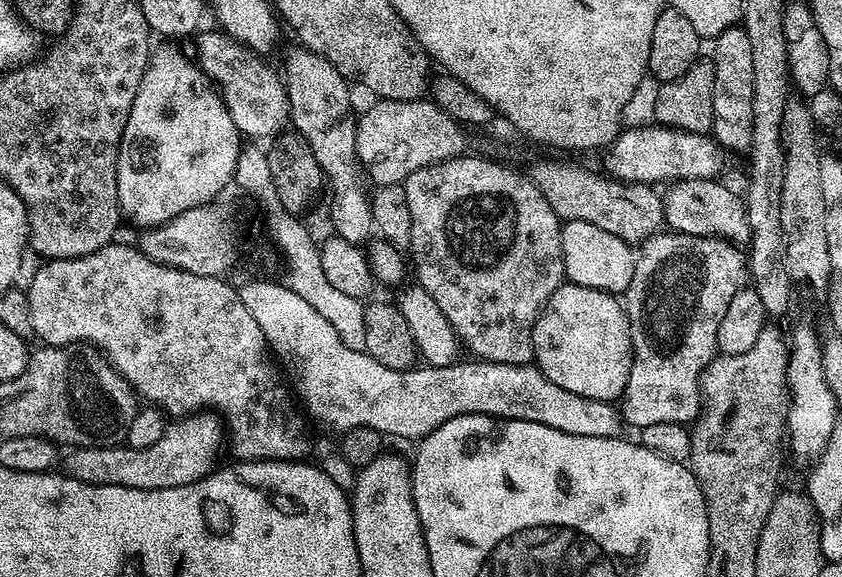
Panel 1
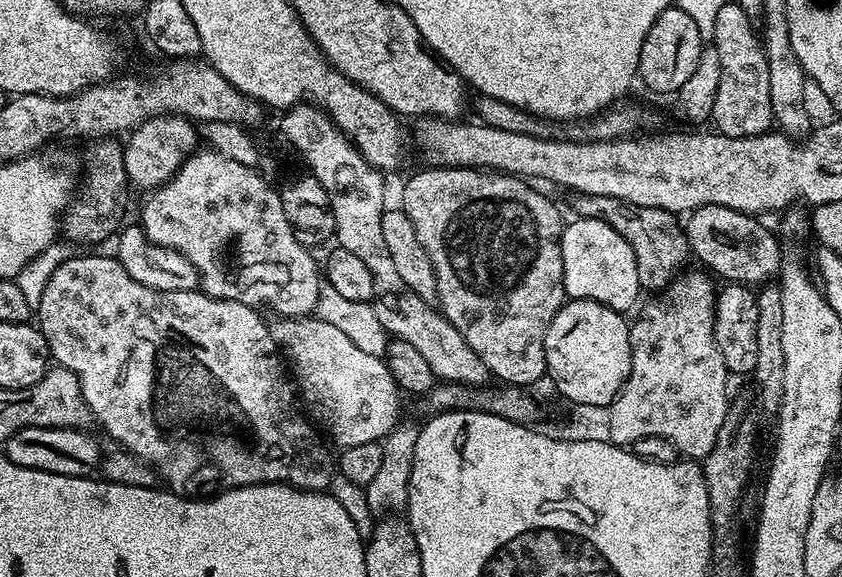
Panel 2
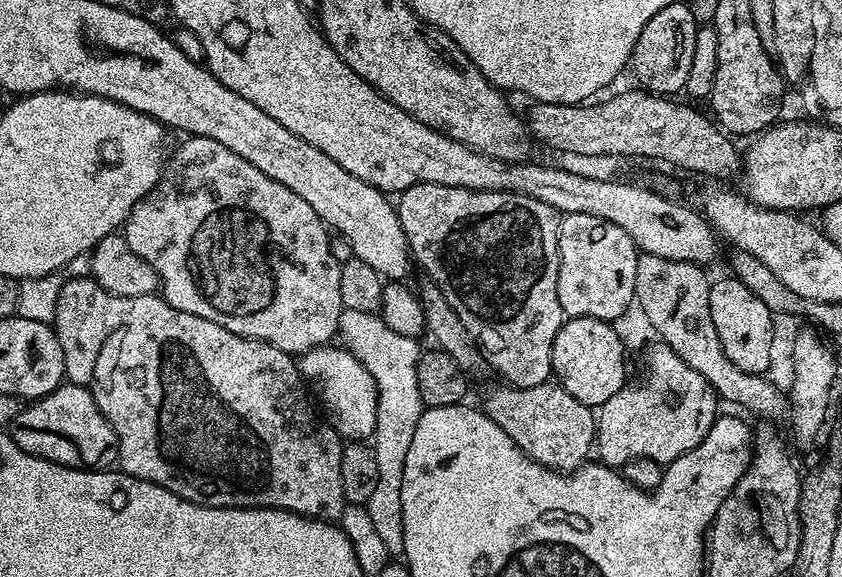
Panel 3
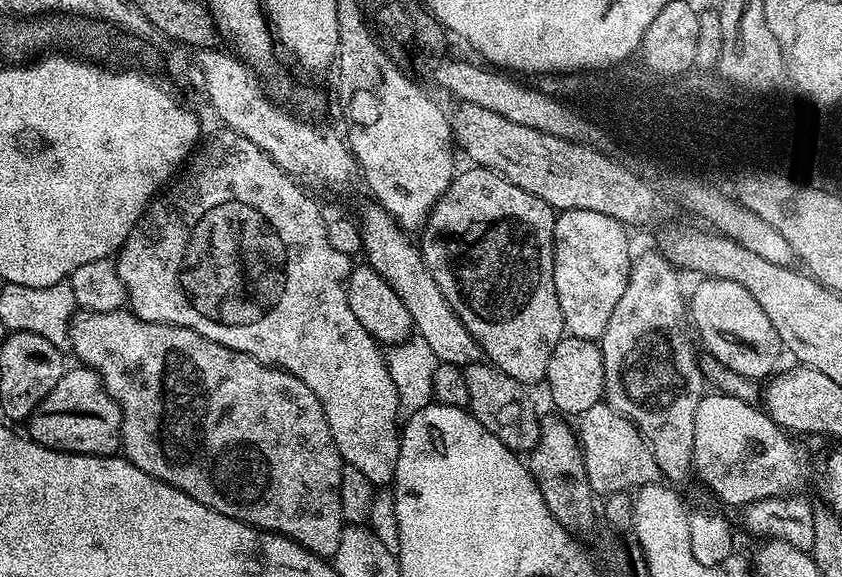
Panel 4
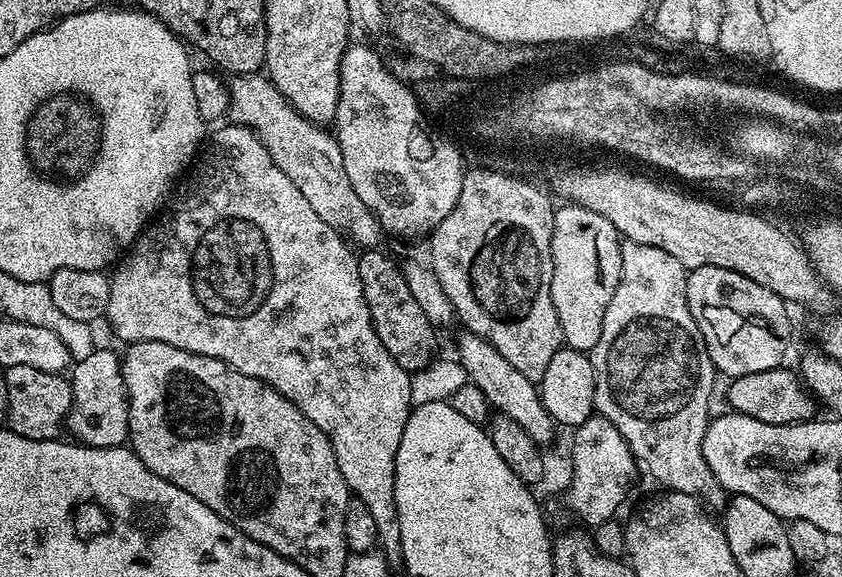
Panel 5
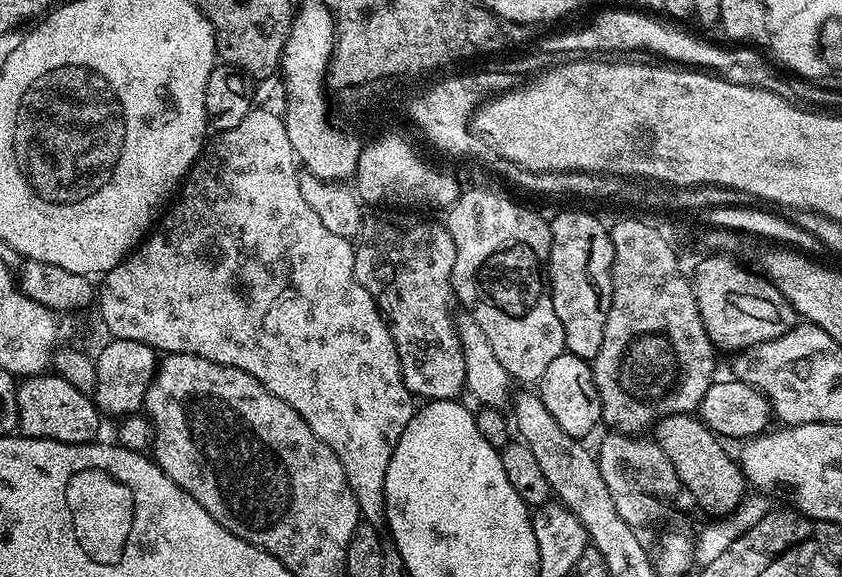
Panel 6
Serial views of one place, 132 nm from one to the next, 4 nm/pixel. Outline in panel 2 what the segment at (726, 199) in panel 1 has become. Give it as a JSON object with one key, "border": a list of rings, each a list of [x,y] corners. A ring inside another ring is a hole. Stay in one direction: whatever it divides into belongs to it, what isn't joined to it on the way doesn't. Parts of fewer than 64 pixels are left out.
{"border":[[[702,206],[695,208],[686,220],[686,231],[688,233],[688,247],[691,255],[701,260],[703,267],[709,273],[715,274],[721,281],[745,286],[760,286],[777,275],[782,263],[780,256],[780,244],[768,233],[764,224],[759,224],[755,215],[738,210],[730,210],[726,206]]]}

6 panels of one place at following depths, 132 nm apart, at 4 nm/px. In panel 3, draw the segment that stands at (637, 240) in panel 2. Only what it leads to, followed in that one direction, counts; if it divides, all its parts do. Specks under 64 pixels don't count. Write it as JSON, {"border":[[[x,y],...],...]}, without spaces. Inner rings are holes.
{"border":[[[637,255],[636,258],[636,299],[635,303],[640,304],[644,311],[644,316],[648,319],[648,324],[657,332],[659,339],[690,366],[690,370],[698,370],[706,382],[715,390],[717,397],[721,401],[729,400],[732,404],[737,404],[740,408],[745,408],[748,412],[760,416],[756,418],[771,418],[773,421],[780,422],[780,419],[787,417],[790,412],[790,400],[786,392],[771,384],[767,375],[750,374],[746,370],[738,370],[730,358],[722,350],[722,342],[718,338],[718,330],[714,330],[714,322],[710,318],[710,300],[708,290],[710,279],[703,267],[698,264],[687,264],[681,260],[667,260],[657,256]]]}

